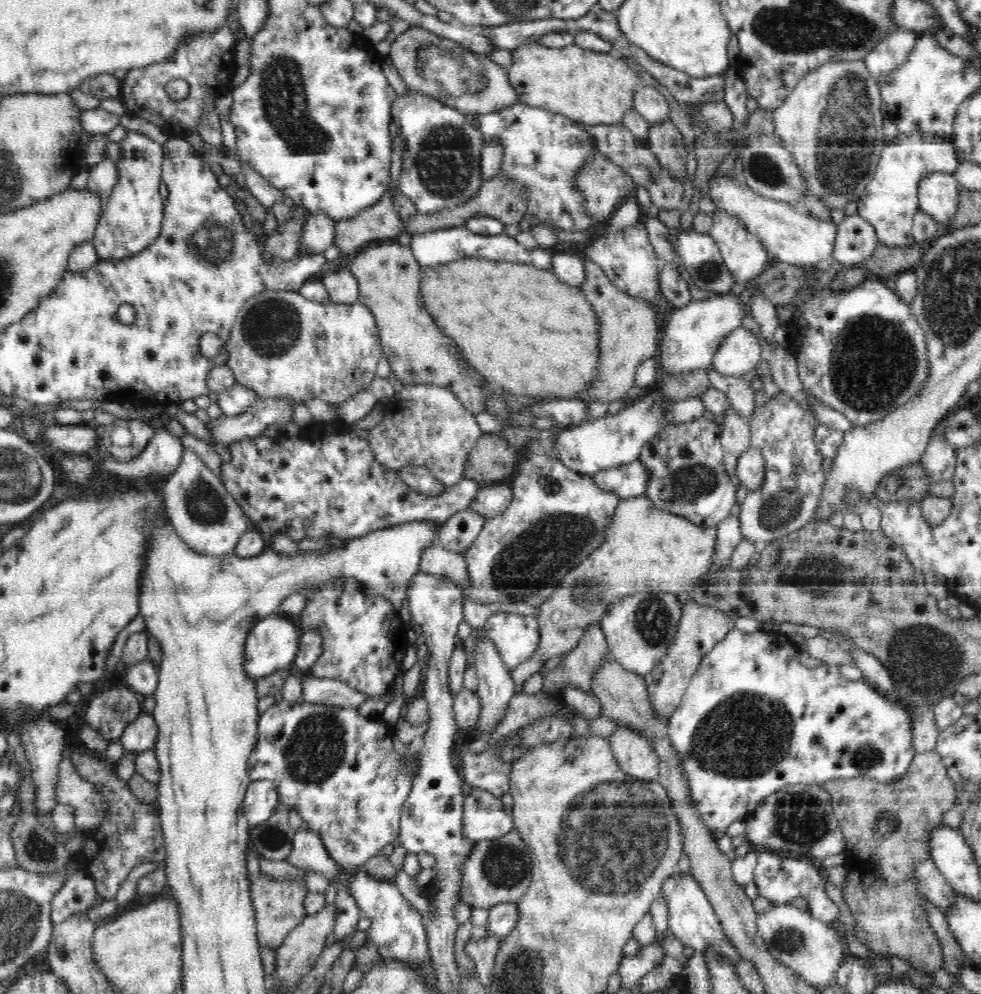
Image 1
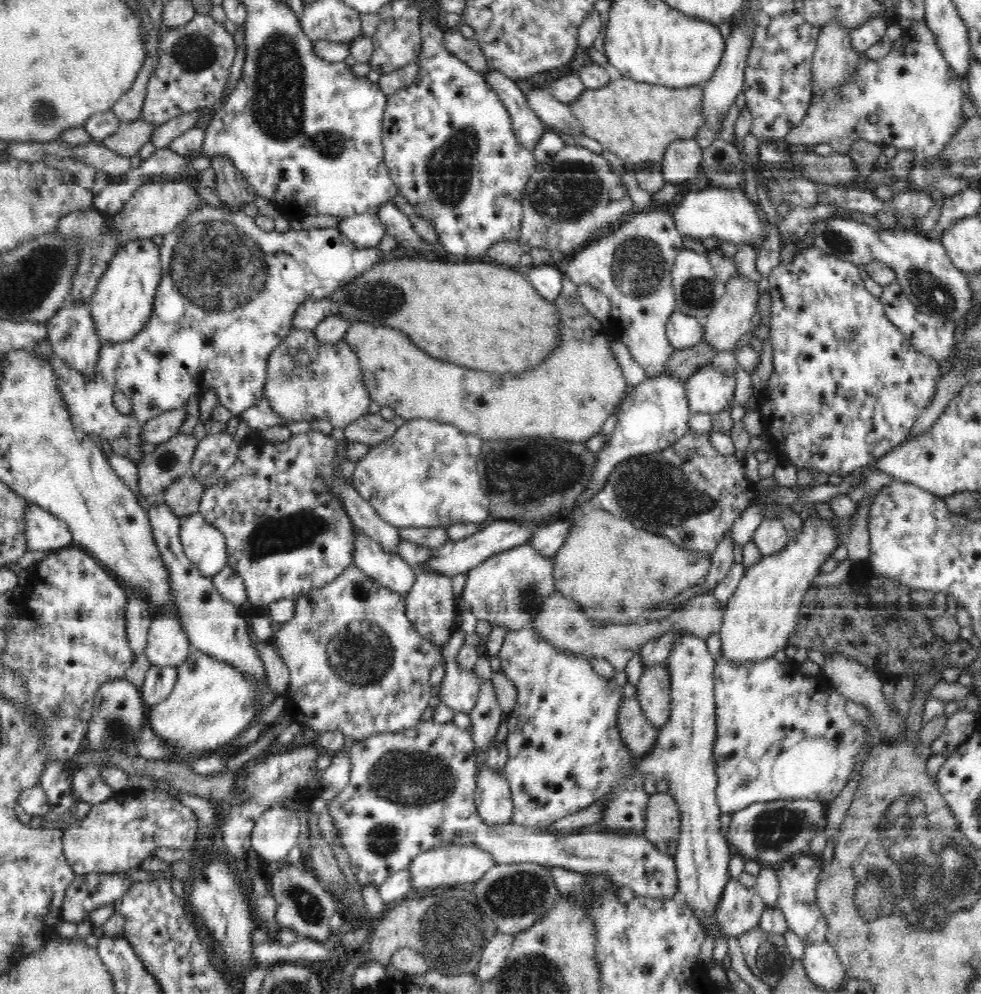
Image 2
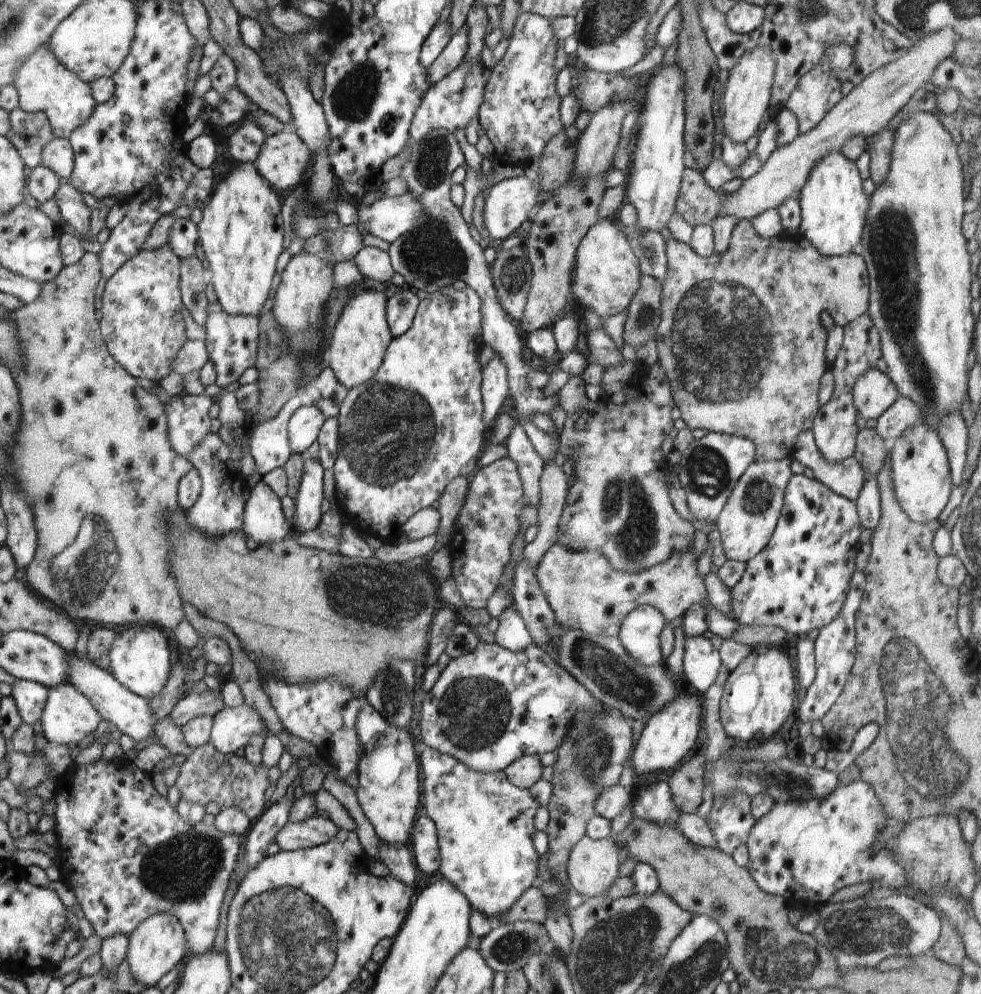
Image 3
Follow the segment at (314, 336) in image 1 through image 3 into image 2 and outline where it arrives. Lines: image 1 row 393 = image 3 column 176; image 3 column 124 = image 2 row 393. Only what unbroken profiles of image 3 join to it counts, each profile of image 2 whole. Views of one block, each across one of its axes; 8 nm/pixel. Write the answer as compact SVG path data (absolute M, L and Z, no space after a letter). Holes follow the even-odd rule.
M291 327L287 338L270 354L268 380L264 398L288 422L316 418L331 422L333 428L344 428L367 415L372 404L362 384L355 352L343 340L335 345L320 343L313 330Z

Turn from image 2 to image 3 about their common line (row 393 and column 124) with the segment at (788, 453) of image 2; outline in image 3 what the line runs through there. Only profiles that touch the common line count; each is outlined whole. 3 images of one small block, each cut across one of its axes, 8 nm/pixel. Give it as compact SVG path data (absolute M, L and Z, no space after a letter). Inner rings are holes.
M101 758L94 764L75 766L57 778L54 800L56 801L56 826L60 863L58 864L62 881L69 883L77 902L82 906L86 920L90 922L94 932L104 941L115 935L130 937L137 928L146 920L156 914L170 914L174 916L184 930L189 956L204 955L214 949L216 931L220 922L220 910L224 904L224 897L230 884L231 877L238 864L238 853L244 837L235 833L222 833L214 823L189 824L186 819L176 811L176 808L168 803L166 797L161 796L152 785L151 776L141 772L132 761L116 759L113 762L104 761Z

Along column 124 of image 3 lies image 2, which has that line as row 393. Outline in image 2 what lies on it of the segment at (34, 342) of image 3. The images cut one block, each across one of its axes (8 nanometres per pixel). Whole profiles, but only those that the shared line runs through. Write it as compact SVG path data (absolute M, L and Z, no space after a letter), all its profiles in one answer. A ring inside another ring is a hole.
M566 274L563 275L562 292L553 300L553 306L555 306L555 310L557 311L557 318L560 318L560 325L557 330L557 344L553 346L552 352L545 356L545 360L542 361L542 364L527 368L527 370L516 376L496 375L494 373L469 368L460 368L460 366L456 366L456 364L444 364L444 362L432 358L432 356L425 354L425 352L418 347L413 346L412 342L409 342L409 340L404 340L404 336L400 336L400 332L388 332L390 328L381 326L380 322L378 326L372 326L372 323L368 322L352 323L343 341L346 342L349 348L356 354L362 384L365 384L369 398L377 402L381 408L383 406L390 406L390 408L395 410L395 414L400 416L405 422L412 422L412 420L416 419L428 419L431 422L448 423L451 426L458 427L460 431L478 435L481 439L493 441L536 440L538 438L552 437L568 443L584 443L591 436L601 432L602 425L608 420L609 416L615 413L620 403L625 400L631 387L628 385L628 382L626 382L626 379L624 379L624 373L620 371L620 367L618 367L618 363L616 363L616 357L614 357L614 353L612 353L612 349L610 349L612 339L605 330L606 326L603 326L591 313L588 313L580 301L576 283L573 283Z

